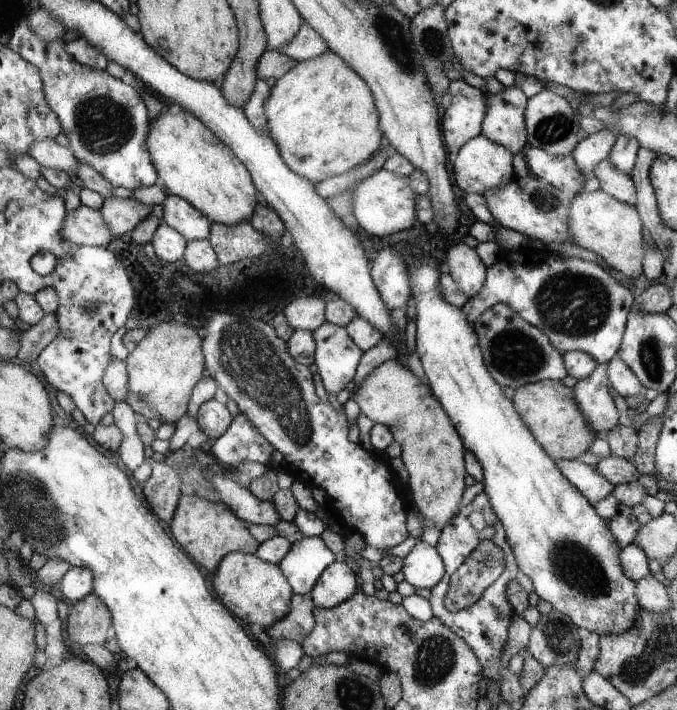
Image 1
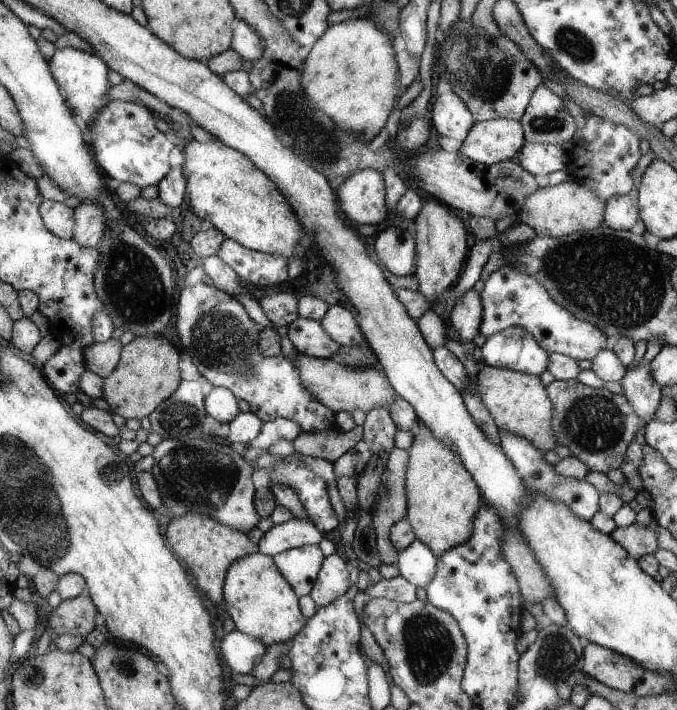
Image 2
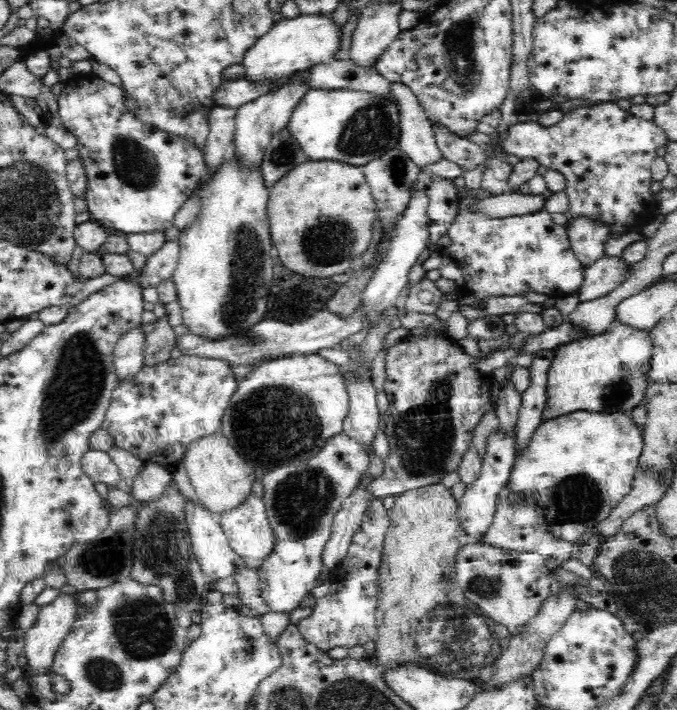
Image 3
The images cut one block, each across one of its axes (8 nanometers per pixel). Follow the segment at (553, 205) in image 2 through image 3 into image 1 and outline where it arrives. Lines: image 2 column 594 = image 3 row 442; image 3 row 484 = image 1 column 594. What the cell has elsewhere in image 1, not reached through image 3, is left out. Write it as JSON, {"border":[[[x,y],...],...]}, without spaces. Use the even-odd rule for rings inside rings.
{"border":[[[601,189],[596,192],[578,192],[570,200],[568,214],[570,242],[595,252],[610,267],[633,280],[643,275],[646,244],[642,236],[642,226],[639,210],[636,210],[635,206],[628,206]]]}

